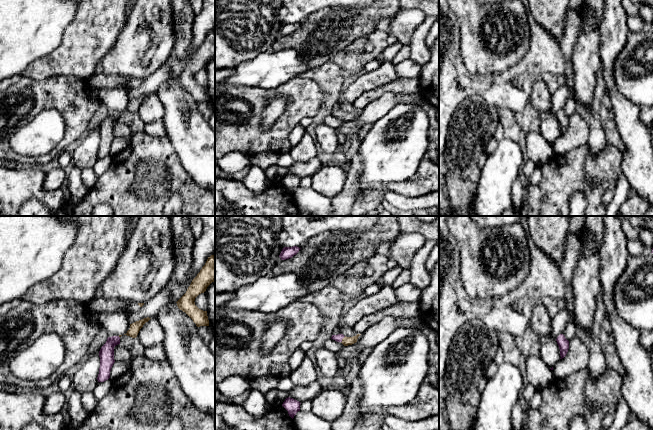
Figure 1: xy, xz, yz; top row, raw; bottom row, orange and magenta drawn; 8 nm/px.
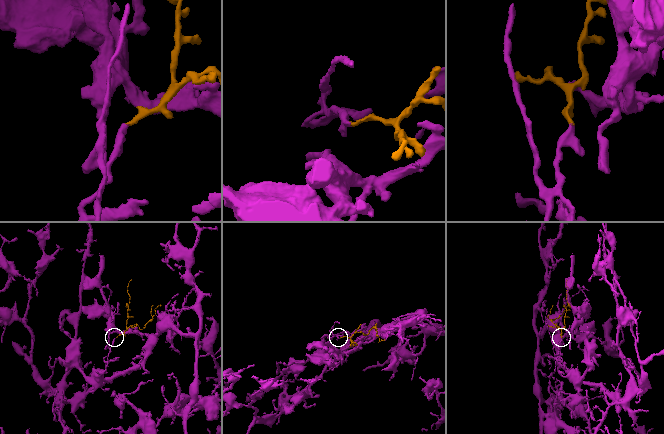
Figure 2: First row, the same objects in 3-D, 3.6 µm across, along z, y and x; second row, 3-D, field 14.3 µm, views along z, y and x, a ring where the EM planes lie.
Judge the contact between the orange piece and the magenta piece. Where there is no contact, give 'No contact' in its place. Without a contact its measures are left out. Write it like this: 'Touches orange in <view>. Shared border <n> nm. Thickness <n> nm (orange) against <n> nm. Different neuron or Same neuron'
Touches orange in xz. Shared border 70 nm. Thickness 70 nm (orange) against 60 nm. Same neuron

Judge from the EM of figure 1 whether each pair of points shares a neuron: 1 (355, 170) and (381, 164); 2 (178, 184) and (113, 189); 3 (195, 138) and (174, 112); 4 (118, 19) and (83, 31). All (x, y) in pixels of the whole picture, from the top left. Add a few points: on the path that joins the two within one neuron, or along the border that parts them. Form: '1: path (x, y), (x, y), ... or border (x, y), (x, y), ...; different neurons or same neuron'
1: border (358, 153), (362, 165), (359, 177), (359, 191); different neurons
2: path (162, 185), (137, 185), (129, 187); same neuron
3: path (188, 132), (183, 128), (180, 119); same neuron
4: path (109, 19), (102, 19), (92, 29); same neuron

